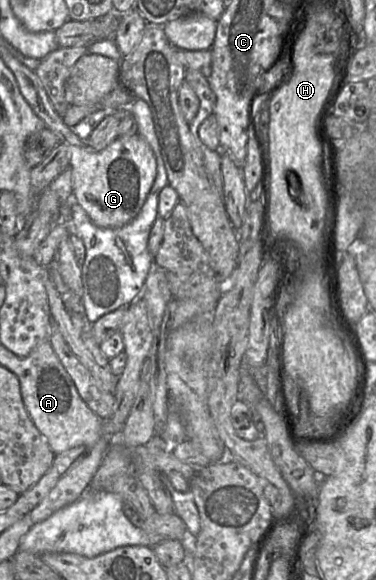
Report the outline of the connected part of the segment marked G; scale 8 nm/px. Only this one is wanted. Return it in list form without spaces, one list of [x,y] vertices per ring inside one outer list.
[[[140,134],[119,136],[101,151],[72,146],[70,156],[74,197],[95,225],[122,227],[140,213],[157,175],[155,155]]]

